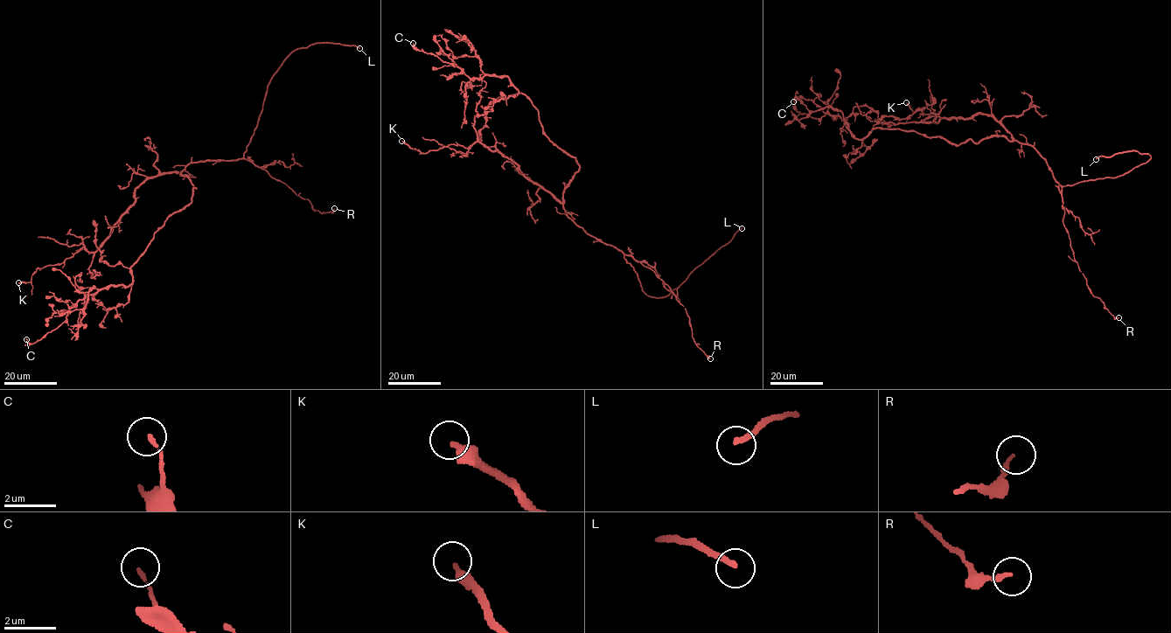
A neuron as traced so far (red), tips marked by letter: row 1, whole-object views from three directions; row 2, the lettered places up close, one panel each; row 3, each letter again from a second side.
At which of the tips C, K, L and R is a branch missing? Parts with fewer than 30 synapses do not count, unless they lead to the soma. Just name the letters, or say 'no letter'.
L

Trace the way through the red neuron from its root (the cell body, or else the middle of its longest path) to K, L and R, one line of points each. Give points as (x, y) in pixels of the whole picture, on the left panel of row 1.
K: (182, 175), (142, 182), (133, 205), (94, 252), (81, 247), (61, 263), (37, 268), (30, 281), (18, 282)
L: (182, 175), (181, 170), (193, 162), (243, 158), (257, 125), (267, 86), (291, 52), (327, 42), (359, 48)
R: (182, 175), (181, 170), (193, 162), (247, 159), (296, 195), (309, 199), (313, 210), (325, 212), (334, 208)

